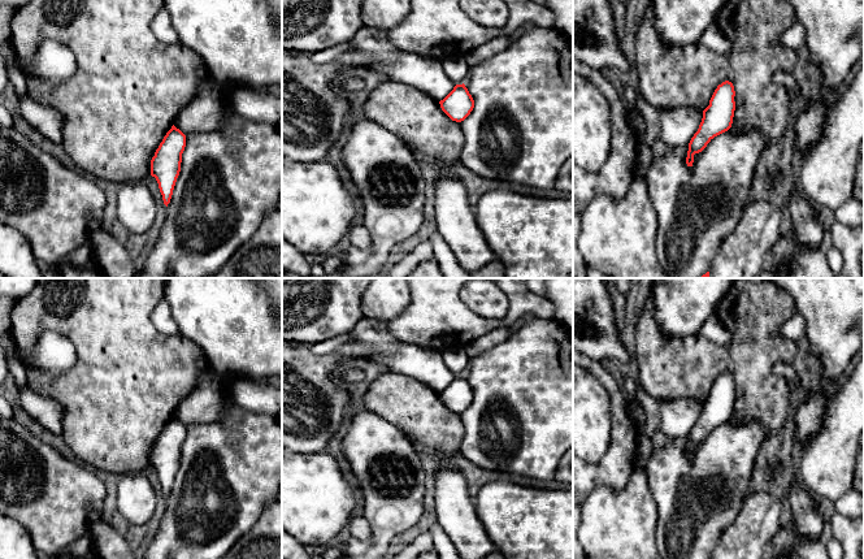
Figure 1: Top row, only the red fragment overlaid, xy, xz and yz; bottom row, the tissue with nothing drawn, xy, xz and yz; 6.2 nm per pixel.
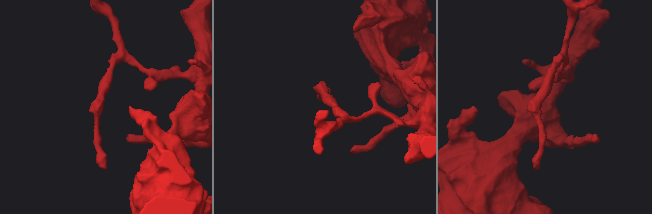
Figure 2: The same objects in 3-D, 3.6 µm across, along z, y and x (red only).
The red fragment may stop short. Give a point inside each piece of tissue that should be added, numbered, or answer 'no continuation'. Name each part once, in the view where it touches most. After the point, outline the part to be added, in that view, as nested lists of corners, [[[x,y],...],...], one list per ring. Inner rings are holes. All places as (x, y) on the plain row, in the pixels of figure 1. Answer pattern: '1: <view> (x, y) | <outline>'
no continuation

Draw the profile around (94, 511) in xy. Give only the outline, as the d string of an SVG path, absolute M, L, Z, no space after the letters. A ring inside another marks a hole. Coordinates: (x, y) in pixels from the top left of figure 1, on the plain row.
M101 500L91 502L87 507L87 516L88 516L90 521L100 519L101 512L103 512L103 502Z

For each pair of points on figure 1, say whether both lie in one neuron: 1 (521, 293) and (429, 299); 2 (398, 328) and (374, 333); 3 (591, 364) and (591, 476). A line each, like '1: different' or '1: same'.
1: same
2: different
3: same

